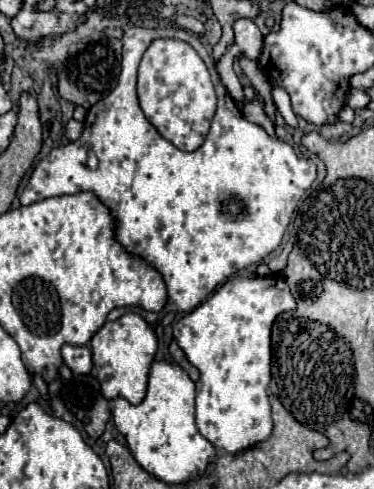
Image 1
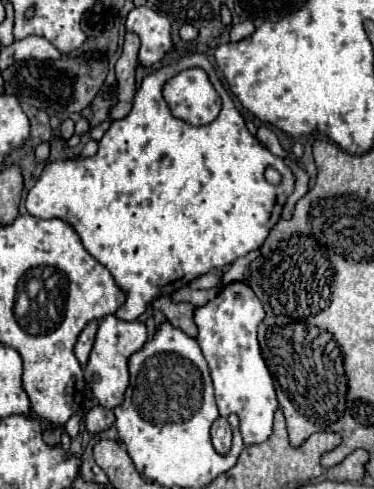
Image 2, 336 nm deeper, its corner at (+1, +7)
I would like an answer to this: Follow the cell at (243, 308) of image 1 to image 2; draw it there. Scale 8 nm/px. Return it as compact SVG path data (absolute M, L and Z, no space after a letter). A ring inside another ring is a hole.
M229 283L215 299L195 309L195 325L199 329L197 343L209 363L219 413L221 417L229 417L231 413L239 415L245 445L263 443L271 435L273 413L279 407L273 379L257 341L257 327L263 317L265 309L247 283Z

